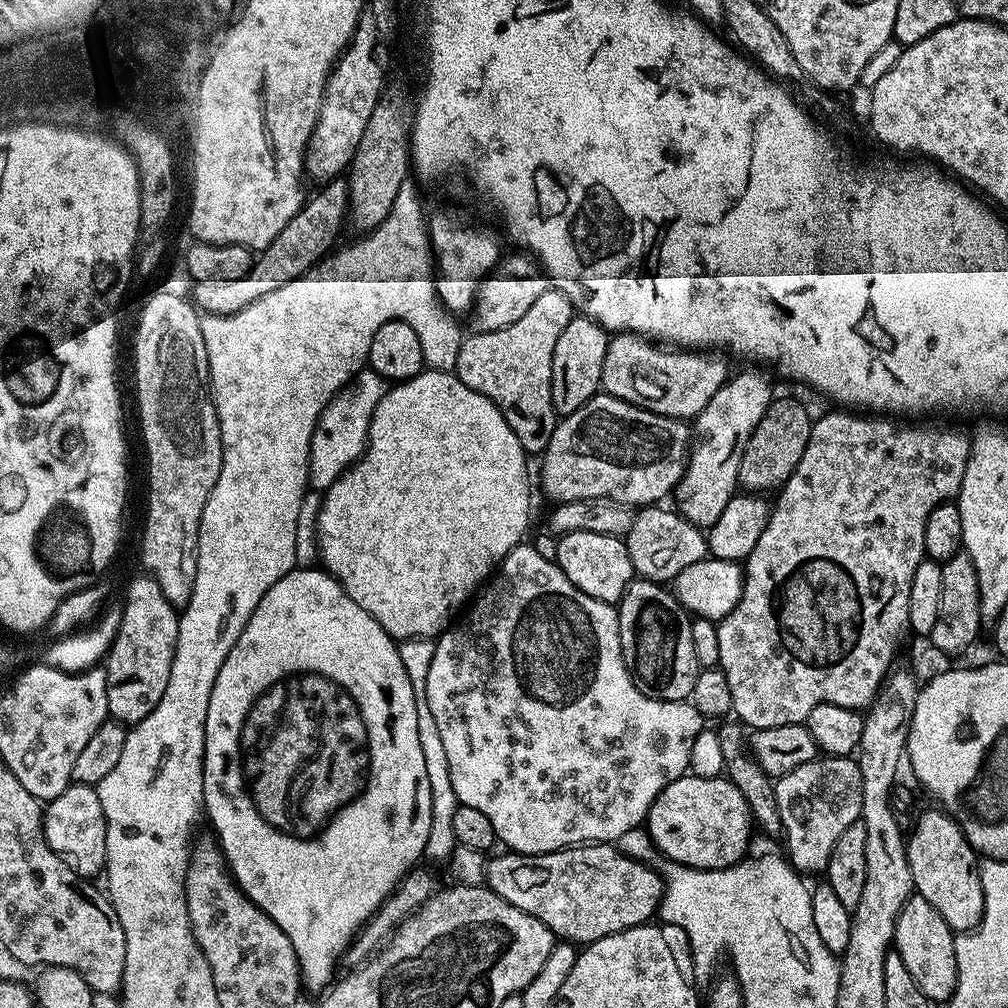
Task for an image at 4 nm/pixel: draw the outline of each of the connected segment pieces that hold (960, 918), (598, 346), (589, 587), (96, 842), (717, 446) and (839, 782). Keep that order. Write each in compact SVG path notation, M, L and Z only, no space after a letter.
M932 806L916 820L912 832L907 833L908 861L915 895L926 898L953 933L969 932L982 922L984 895L978 853L972 843L964 837L964 831L947 812Z
M573 315L570 326L562 330L554 346L554 370L552 371L552 397L561 417L574 414L574 410L601 391L602 362L606 362L606 350L610 333L589 316Z
M590 530L560 536L556 564L562 574L566 574L578 590L582 590L582 594L590 594L590 598L598 598L610 605L615 605L622 598L626 586L634 579L630 554L623 539L610 534L590 534Z
M71 783L44 808L44 837L81 878L96 878L106 864L106 814L102 814L99 791L91 784Z
M740 372L737 376L735 373L721 386L718 394L706 402L700 415L695 417L688 467L684 469L684 476L674 489L675 507L691 524L706 530L718 522L718 514L722 514L726 502L737 495L740 482L738 466L742 462L744 447L750 434L754 434L758 422L762 422L773 399L772 384L762 373Z
M824 756L806 762L806 766L798 766L798 770L790 770L790 774L779 777L775 781L778 810L782 818L784 834L782 843L788 847L786 859L797 872L823 873L830 862L830 854L834 850L834 842L855 820L860 819L862 810L862 774L859 763L847 756Z

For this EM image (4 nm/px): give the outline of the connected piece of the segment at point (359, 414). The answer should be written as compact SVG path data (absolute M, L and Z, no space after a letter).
M360 370L330 403L325 404L320 420L316 423L314 438L308 440L310 442L308 483L313 489L327 490L341 472L351 468L357 459L364 455L364 449L368 446L372 415L378 402L382 402L385 391L381 377L371 371Z

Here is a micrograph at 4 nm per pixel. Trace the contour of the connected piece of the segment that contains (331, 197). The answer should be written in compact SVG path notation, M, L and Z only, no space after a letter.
M347 179L330 180L317 188L320 189L313 196L311 193L305 199L298 214L294 214L294 218L286 222L286 227L278 233L278 238L274 238L274 242L270 242L270 246L263 248L253 259L252 269L242 274L242 278L198 280L191 285L193 288L190 299L201 313L218 314L220 317L234 314L250 306L250 302L258 302L262 294L269 295L273 290L278 290L278 286L285 287L286 282L294 282L301 276L309 275L337 247L336 238L340 234L340 227L345 227L348 215Z

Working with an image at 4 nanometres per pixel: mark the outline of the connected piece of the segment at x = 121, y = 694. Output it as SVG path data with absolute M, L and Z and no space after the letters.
M147 574L136 576L129 582L122 605L121 628L106 655L106 702L111 719L131 726L142 722L166 694L176 642L180 638L180 617L166 594L162 594L158 582Z

